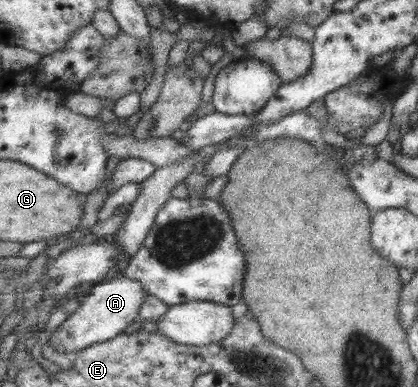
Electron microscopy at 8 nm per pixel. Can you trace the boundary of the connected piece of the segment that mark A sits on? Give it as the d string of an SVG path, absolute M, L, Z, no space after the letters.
M121 273L96 283L91 293L80 297L76 310L65 314L54 332L50 332L47 344L57 354L75 353L95 343L102 343L122 334L126 326L138 319L138 309L143 296L148 295L144 287Z

